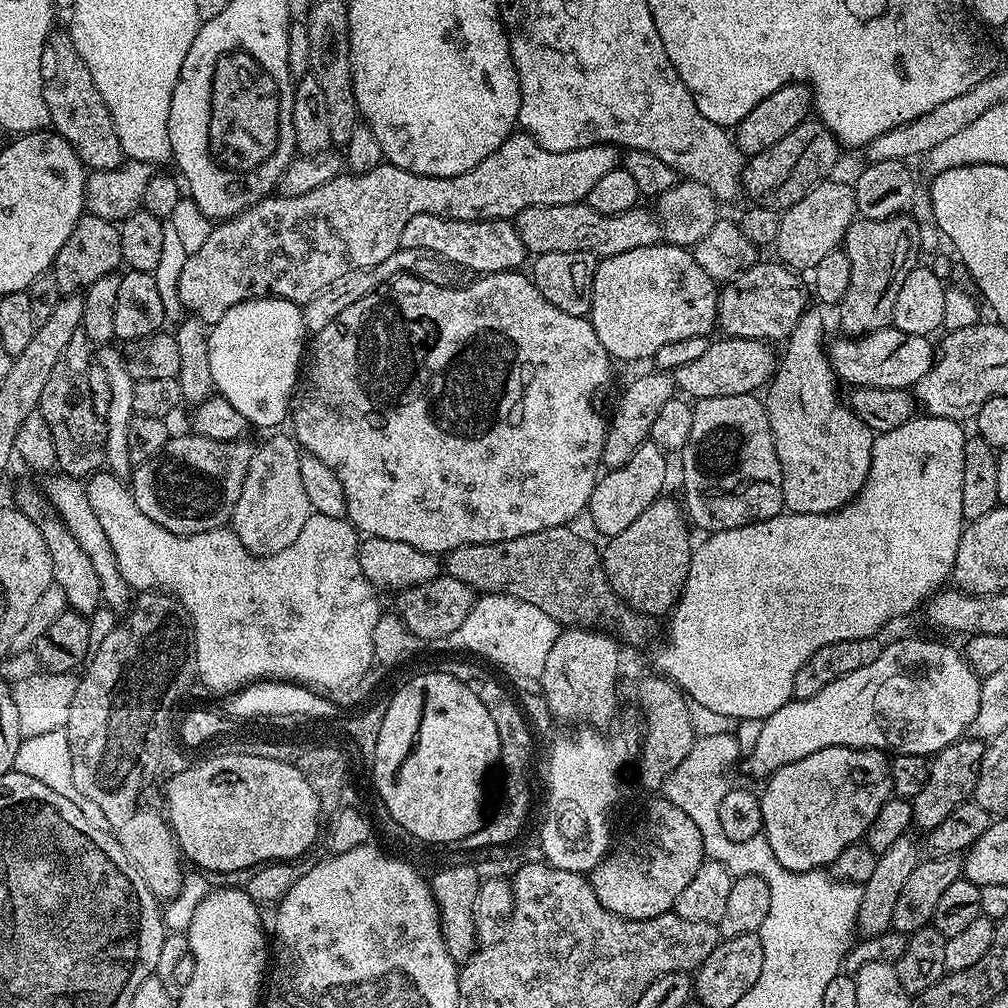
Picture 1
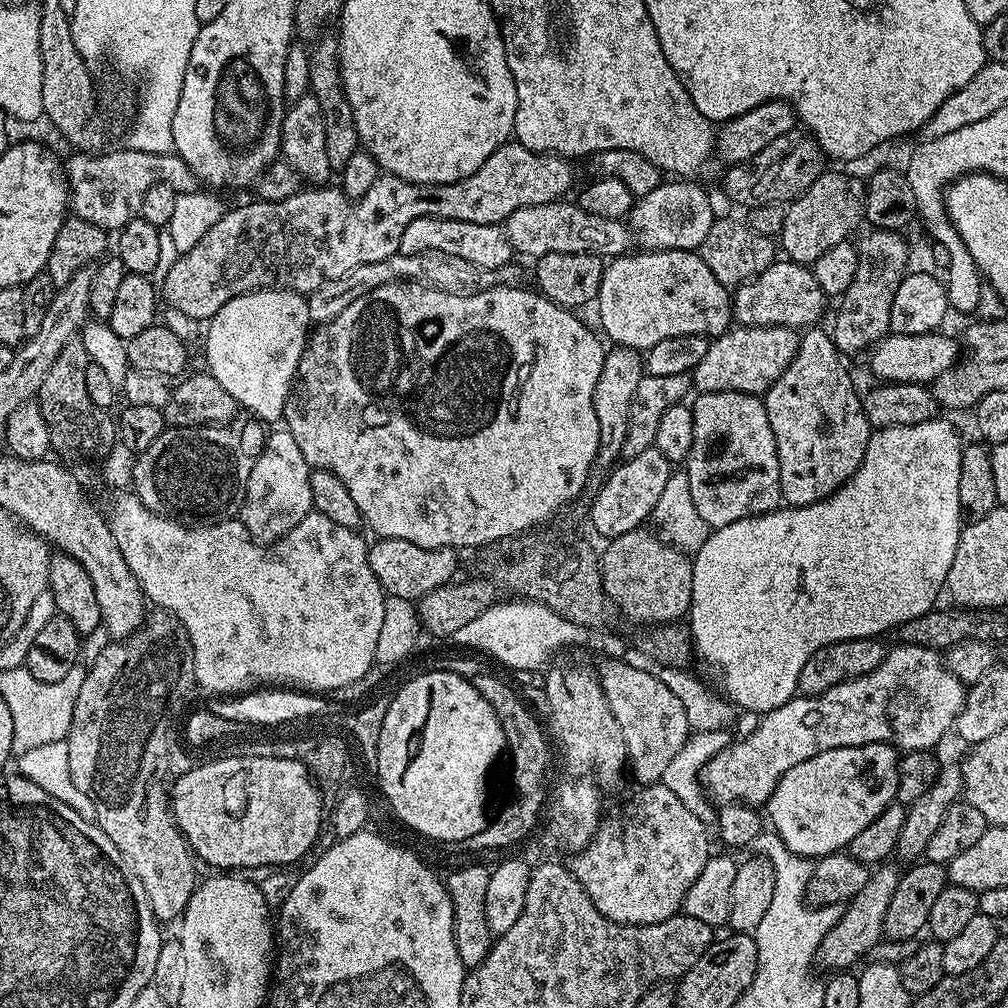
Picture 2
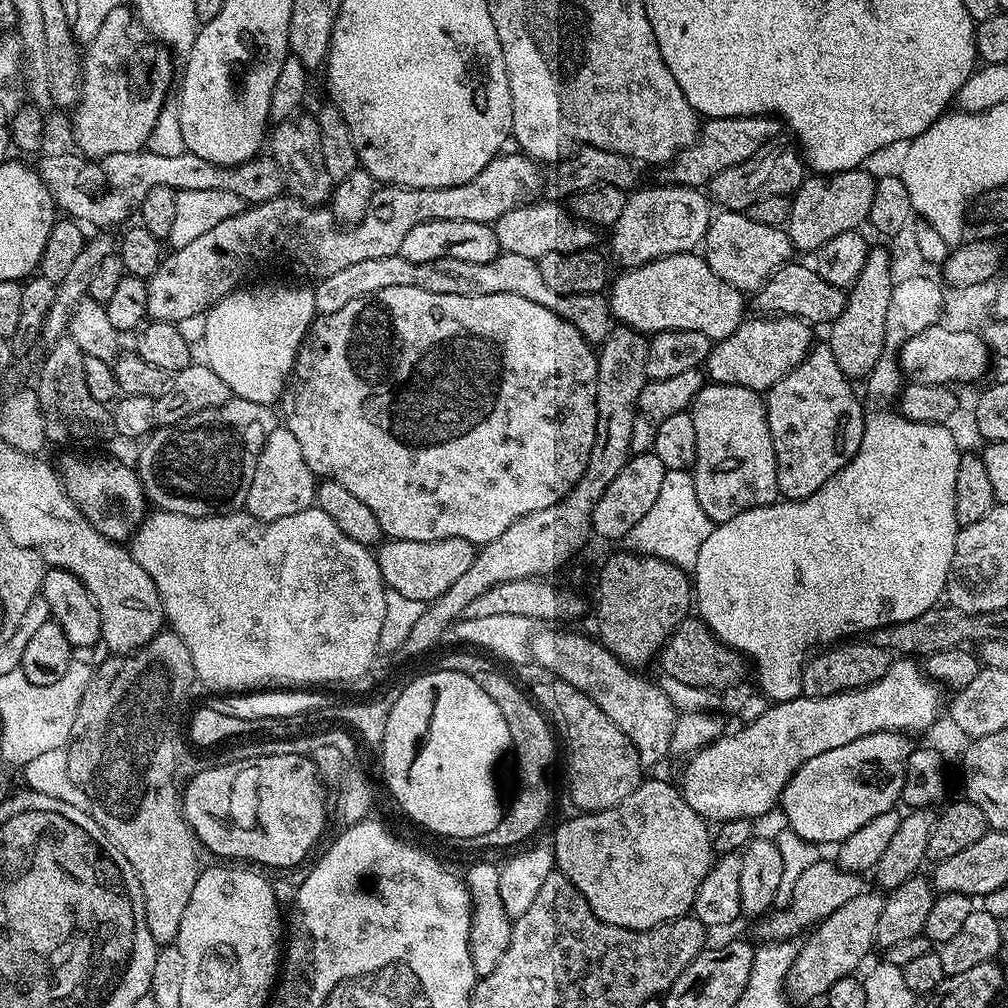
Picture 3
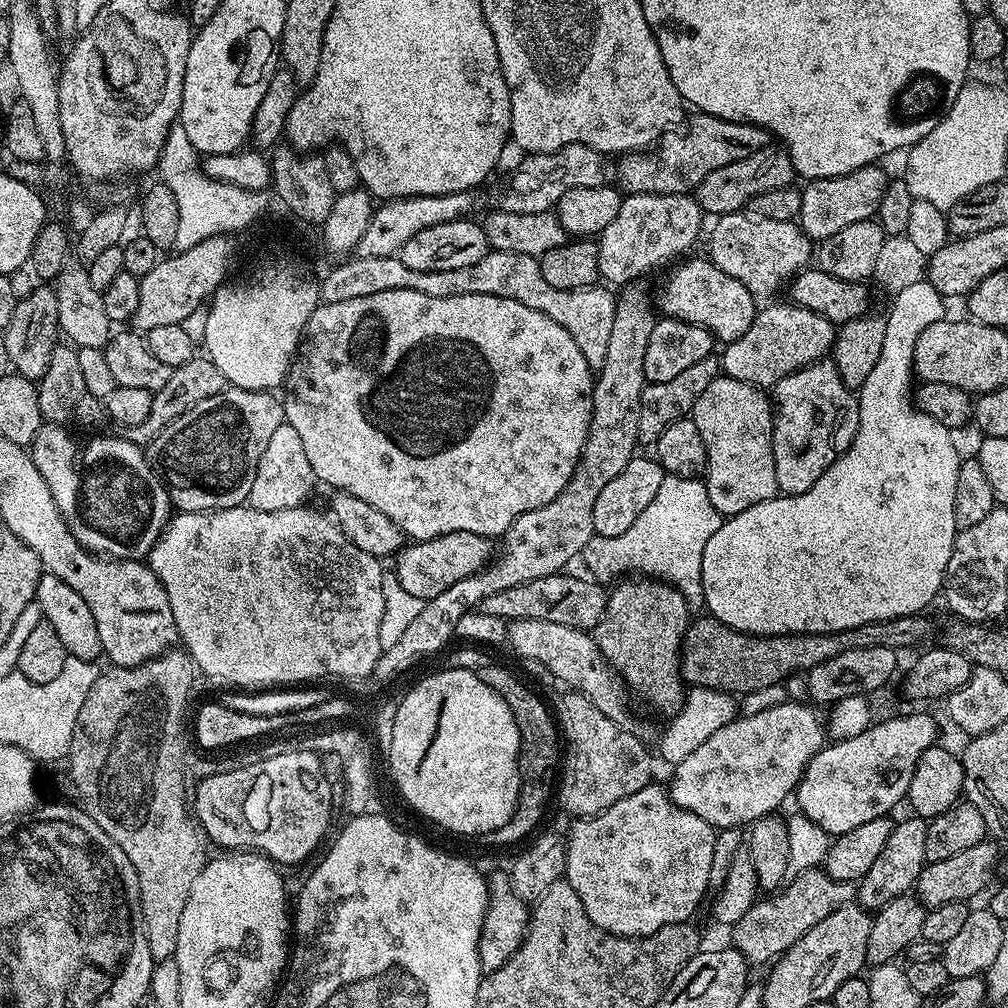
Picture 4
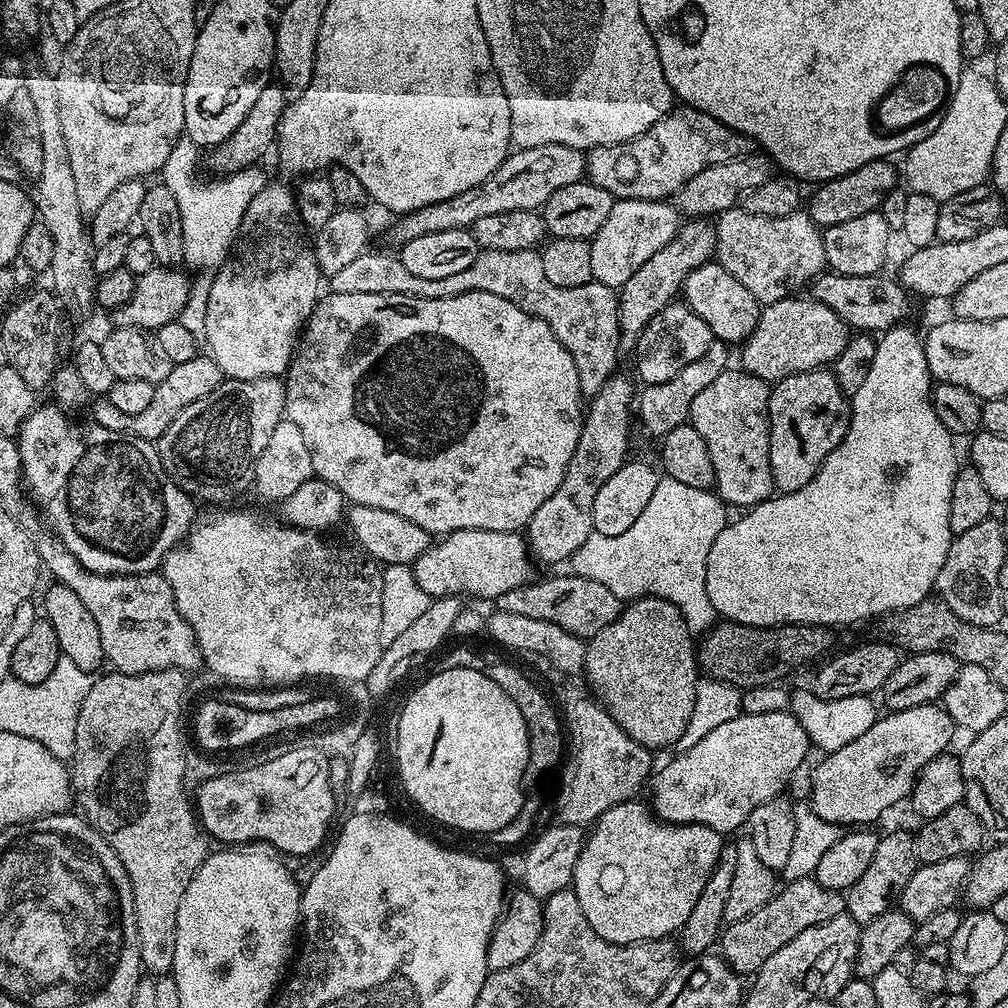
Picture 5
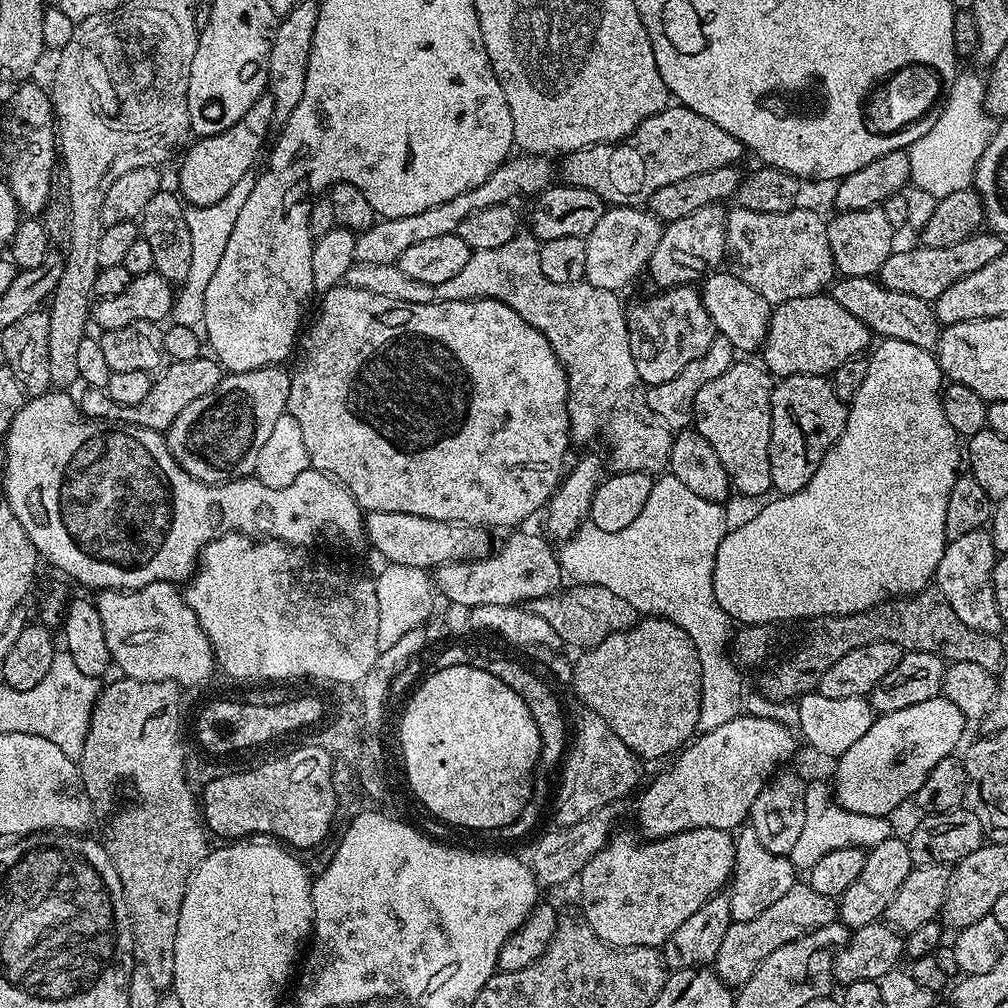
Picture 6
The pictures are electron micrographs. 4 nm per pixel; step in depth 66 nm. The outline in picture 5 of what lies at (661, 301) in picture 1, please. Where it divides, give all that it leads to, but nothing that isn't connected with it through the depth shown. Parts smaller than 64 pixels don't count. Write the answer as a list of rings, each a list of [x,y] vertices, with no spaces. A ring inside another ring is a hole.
[[[719,262],[698,266],[688,275],[682,289],[682,300],[694,310],[694,314],[698,314],[698,318],[702,318],[702,322],[706,322],[706,326],[710,326],[715,339],[729,346],[747,340],[756,328],[762,307],[754,294],[750,294],[750,290],[746,290],[746,286],[742,286],[742,282],[738,282],[738,278],[734,278],[734,274],[727,272]]]

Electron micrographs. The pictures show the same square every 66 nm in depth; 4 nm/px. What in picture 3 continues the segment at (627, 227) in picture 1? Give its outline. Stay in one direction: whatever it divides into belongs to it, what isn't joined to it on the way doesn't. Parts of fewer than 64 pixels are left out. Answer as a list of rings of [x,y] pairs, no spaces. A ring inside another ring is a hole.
[[[544,198],[541,204],[536,203],[525,202],[518,208],[506,210],[506,214],[496,220],[494,227],[501,252],[522,254],[539,262],[546,254],[587,252],[597,247],[597,229],[585,220],[577,220],[565,205],[564,208],[560,205],[563,203],[553,202],[548,198]]]

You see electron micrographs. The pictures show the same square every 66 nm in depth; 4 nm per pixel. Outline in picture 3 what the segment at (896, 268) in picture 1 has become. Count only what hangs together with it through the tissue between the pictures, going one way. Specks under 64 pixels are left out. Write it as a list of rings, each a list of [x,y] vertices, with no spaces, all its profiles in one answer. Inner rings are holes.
[[[869,247],[866,266],[862,266],[862,274],[858,274],[847,293],[847,306],[827,329],[826,343],[830,354],[834,354],[838,370],[853,382],[863,381],[886,354],[886,306],[890,306],[893,283],[891,254],[884,248]]]

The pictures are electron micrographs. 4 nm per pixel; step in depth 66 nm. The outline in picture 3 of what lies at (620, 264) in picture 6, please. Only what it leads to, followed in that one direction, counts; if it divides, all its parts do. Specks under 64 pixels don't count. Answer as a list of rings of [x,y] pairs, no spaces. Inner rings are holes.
[[[673,184],[642,188],[629,195],[621,217],[610,230],[612,252],[626,270],[658,257],[695,251],[703,243],[712,217],[711,203],[701,189]]]

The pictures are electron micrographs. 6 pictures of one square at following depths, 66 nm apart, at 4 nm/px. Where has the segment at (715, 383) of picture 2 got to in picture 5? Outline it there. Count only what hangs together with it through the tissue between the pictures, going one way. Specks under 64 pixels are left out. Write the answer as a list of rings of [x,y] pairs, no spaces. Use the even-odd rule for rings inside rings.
[[[795,295],[761,307],[756,328],[739,349],[743,371],[758,378],[775,382],[793,376],[795,372],[809,372],[815,368],[827,369],[835,365],[838,354],[846,350],[850,329],[830,306],[811,298],[796,300]]]

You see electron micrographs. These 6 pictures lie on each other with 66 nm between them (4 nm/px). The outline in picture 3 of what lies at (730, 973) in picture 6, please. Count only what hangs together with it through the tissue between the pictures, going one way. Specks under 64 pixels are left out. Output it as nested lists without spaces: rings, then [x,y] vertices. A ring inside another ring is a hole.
[[[819,858],[812,866],[808,866],[799,875],[797,882],[794,884],[791,896],[786,900],[788,909],[784,913],[772,910],[759,921],[760,932],[764,935],[765,941],[771,942],[781,938],[791,937],[792,932],[800,932],[811,929],[813,926],[821,924],[834,910],[842,910],[846,902],[858,898],[866,890],[864,884],[865,877],[859,872],[847,872],[836,867],[831,859]]]

